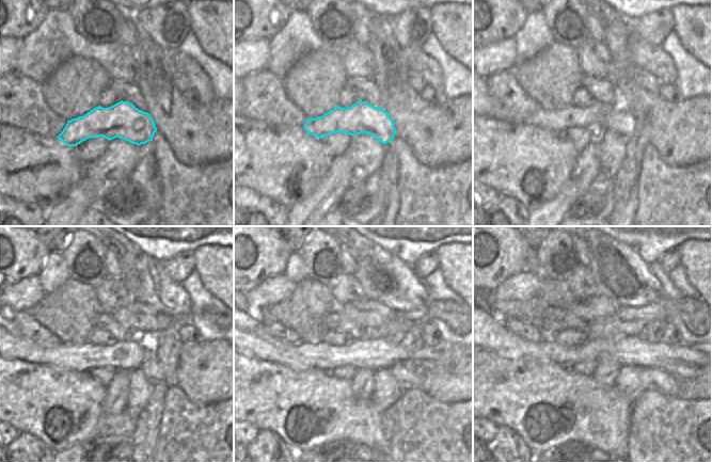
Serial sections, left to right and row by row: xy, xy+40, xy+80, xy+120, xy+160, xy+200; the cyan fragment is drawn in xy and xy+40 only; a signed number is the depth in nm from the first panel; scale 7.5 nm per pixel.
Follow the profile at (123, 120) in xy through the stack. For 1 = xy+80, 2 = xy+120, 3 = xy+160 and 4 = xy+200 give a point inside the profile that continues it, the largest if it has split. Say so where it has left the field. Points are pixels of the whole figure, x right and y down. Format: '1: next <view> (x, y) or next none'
1: next xy+80 (619, 120)
2: next xy+120 (154, 369)
3: next xy+160 (408, 379)
4: next xy+200 (652, 380)

